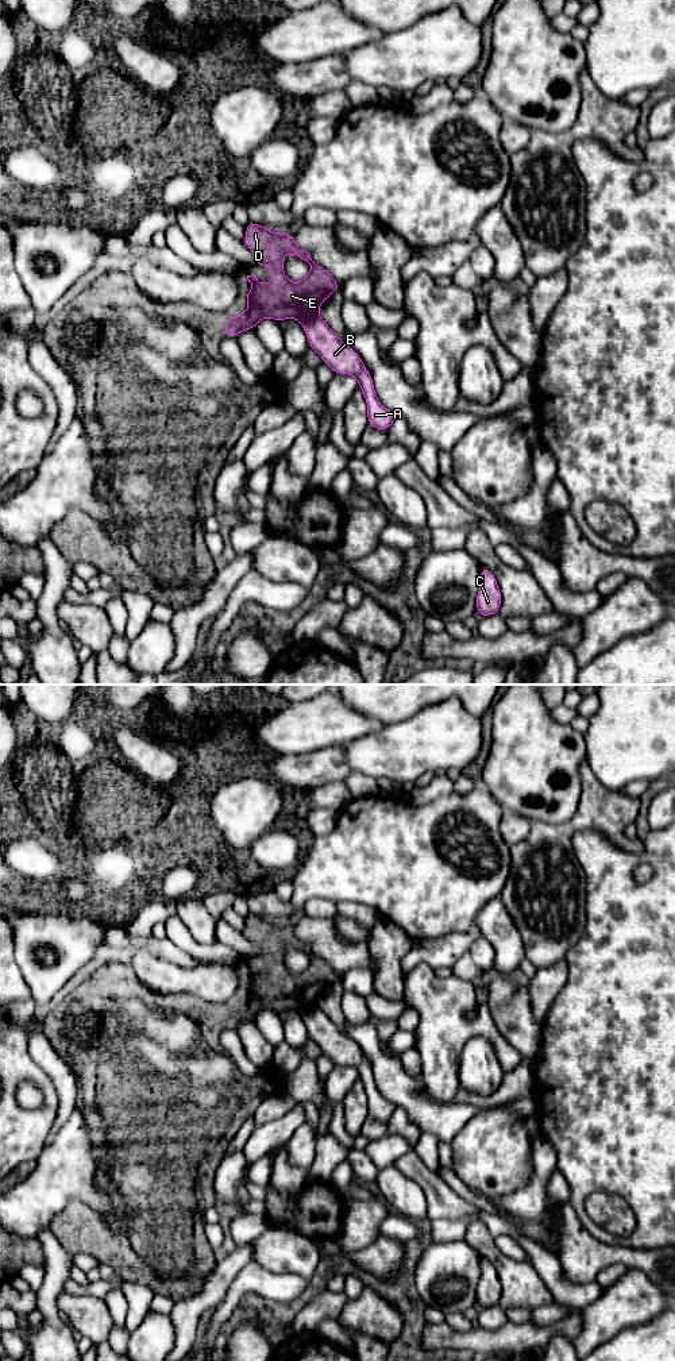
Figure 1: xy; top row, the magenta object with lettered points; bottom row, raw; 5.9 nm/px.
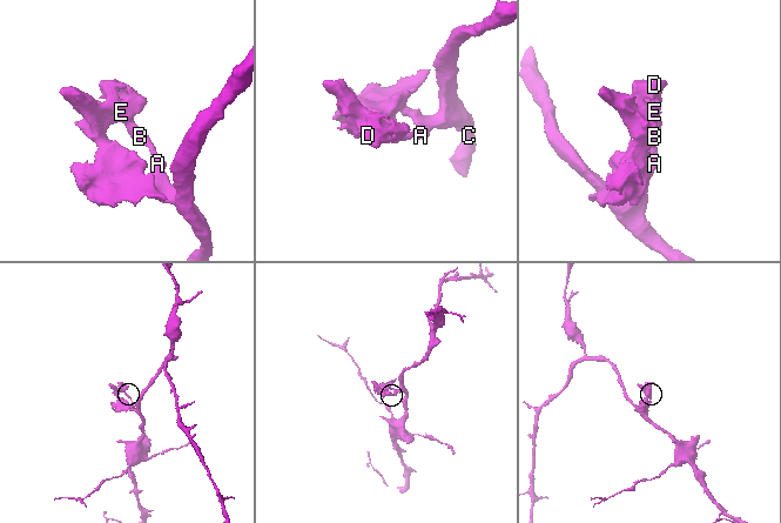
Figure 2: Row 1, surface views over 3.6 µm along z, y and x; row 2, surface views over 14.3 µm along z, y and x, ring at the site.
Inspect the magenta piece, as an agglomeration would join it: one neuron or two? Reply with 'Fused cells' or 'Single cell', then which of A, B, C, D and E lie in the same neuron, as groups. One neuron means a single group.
Fused cells. Groups: A B C / D E

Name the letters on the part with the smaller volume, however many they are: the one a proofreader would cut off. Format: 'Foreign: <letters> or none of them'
Foreign: D, E

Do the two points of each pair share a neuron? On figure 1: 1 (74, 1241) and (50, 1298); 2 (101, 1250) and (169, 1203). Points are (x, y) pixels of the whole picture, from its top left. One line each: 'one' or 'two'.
1: two
2: one

